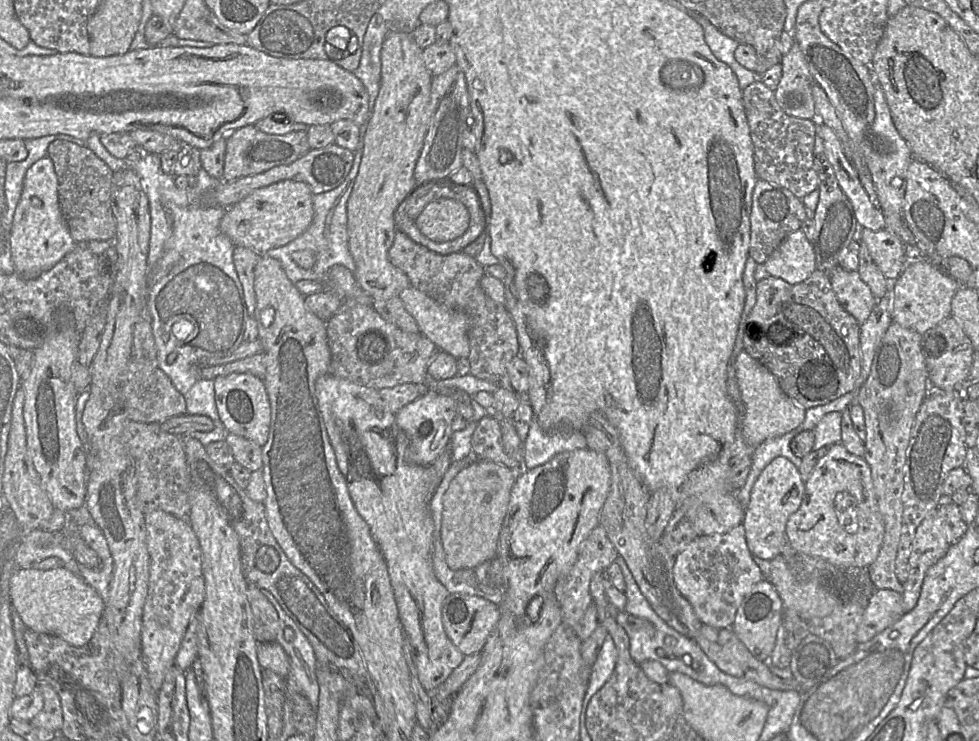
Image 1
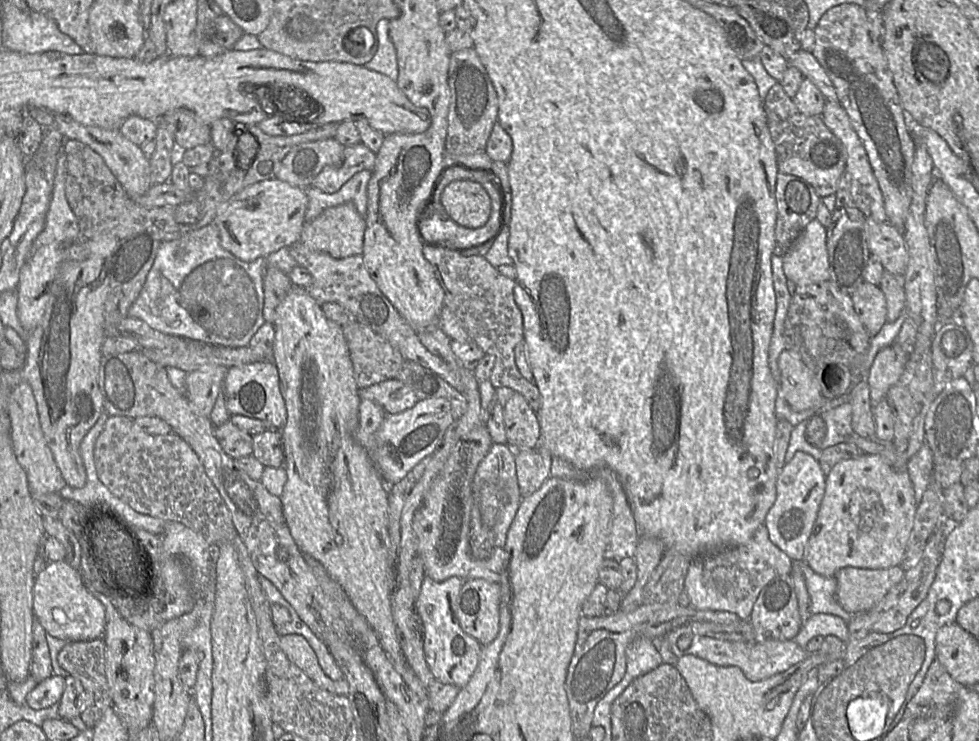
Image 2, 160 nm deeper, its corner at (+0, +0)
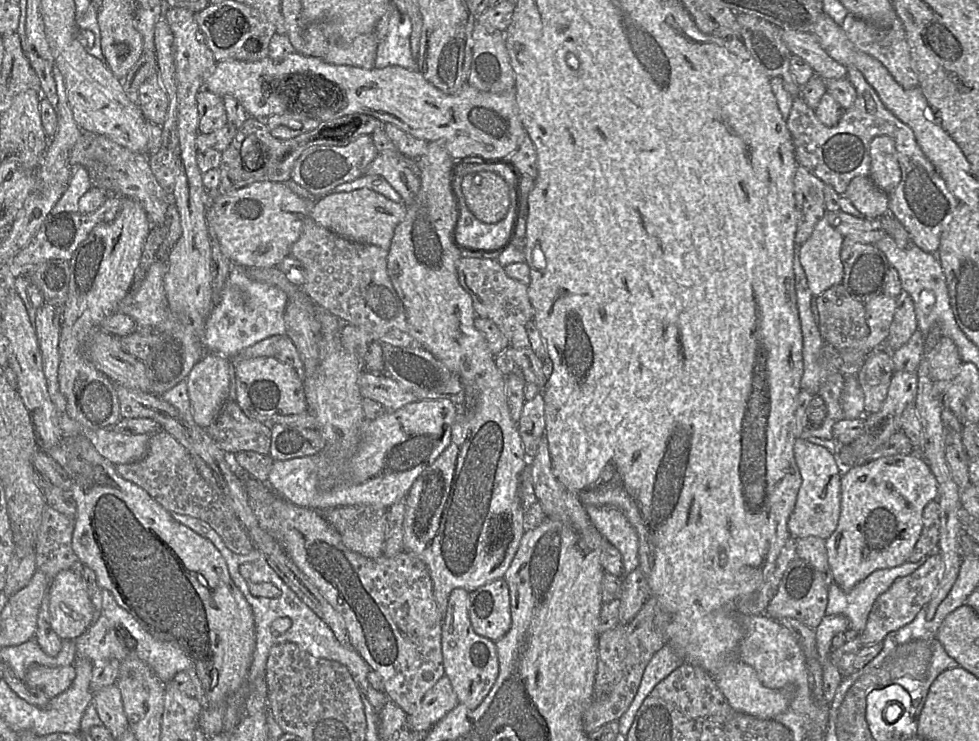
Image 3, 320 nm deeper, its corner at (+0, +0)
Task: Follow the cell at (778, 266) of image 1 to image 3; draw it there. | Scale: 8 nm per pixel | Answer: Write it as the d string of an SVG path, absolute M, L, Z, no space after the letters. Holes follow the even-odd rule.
M825 218L815 225L809 238L797 247L808 287L814 296L834 285L841 284L843 264L840 254L844 236Z

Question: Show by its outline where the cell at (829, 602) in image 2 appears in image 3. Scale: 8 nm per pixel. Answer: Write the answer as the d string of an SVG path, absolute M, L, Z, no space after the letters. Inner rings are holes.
M938 549L932 550L915 563L906 561L895 568L874 571L847 591L841 589L836 583L830 582L826 615L845 616L848 620L848 629L861 633L875 600L895 580L912 573L925 562L926 558L936 554Z

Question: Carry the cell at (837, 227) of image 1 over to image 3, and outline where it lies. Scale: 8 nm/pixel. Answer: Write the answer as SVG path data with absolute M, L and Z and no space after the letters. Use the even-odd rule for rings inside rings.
M844 237L840 258L843 264L841 285L853 298L866 303L884 294L886 275L893 266L874 244Z

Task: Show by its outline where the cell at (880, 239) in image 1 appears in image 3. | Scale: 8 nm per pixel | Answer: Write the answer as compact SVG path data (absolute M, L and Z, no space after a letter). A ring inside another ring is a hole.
M840 210L825 212L829 224L842 236L852 237L860 242L875 244L884 235L888 235L879 219L856 217Z

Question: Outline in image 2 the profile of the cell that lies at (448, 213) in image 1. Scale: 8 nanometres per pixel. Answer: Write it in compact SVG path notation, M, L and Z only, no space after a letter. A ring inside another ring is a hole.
M457 180L441 194L441 204L448 217L470 229L483 227L491 214L491 198L477 182Z

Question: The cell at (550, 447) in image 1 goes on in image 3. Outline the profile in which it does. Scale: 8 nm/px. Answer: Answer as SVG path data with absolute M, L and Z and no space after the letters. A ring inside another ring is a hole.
M587 506L586 511L602 536L620 551L624 574L640 567L638 536L624 513L606 506Z

